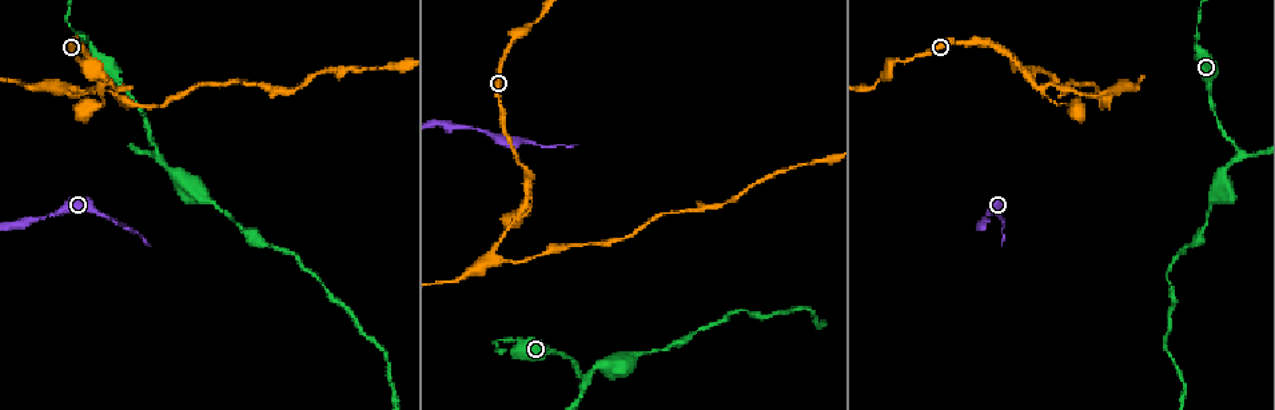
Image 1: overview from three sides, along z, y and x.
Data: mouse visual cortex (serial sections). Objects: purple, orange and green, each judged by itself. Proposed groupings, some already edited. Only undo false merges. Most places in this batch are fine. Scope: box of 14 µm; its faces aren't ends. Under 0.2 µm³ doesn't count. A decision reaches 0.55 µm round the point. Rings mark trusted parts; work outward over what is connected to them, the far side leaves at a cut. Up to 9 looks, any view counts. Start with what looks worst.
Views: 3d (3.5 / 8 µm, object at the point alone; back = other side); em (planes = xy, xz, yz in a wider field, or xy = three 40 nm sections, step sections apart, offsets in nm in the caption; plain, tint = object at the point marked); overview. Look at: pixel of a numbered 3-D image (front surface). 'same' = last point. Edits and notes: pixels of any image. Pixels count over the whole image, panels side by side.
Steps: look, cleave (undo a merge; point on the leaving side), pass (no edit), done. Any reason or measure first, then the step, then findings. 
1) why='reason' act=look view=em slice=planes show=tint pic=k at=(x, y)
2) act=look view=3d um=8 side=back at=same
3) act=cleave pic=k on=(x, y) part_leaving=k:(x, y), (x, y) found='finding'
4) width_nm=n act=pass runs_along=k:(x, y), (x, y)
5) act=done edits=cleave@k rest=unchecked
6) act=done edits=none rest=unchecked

why='narrows sharply' act=look view=3d um=3.5 pic=1 at=(528, 195)

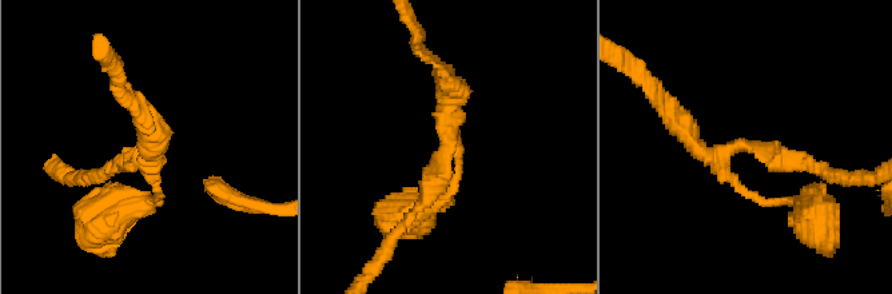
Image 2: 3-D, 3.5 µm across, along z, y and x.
act=look view=em slice=xy step=1 show=tint pic=2 at=(747, 145)

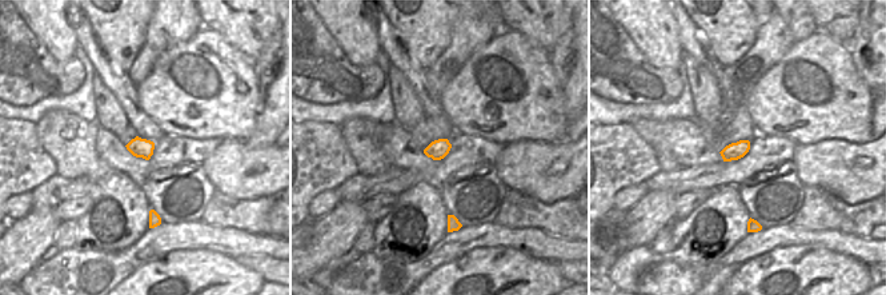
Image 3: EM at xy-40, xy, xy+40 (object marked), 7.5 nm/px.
act=look view=em slice=xy step=3 show=tint at=same

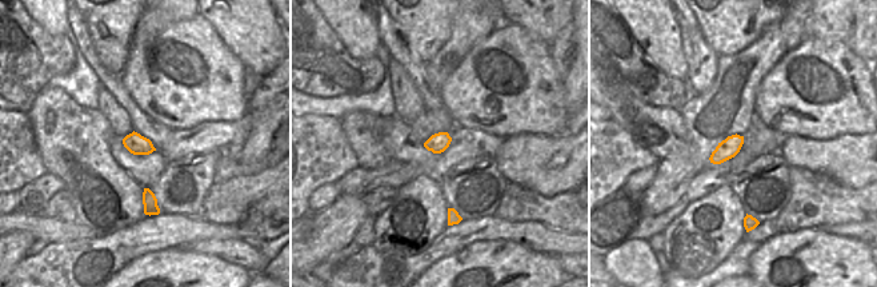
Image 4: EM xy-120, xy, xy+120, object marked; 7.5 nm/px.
width_nm=150 act=pass runs_along=2:(677, 123), (708, 155), (769, 147), (817, 167) found='continuous, no second cell'

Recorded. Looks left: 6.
why='three-way junction' act=look view=3d um=3.5 side=back pic=1 at=(63, 92)

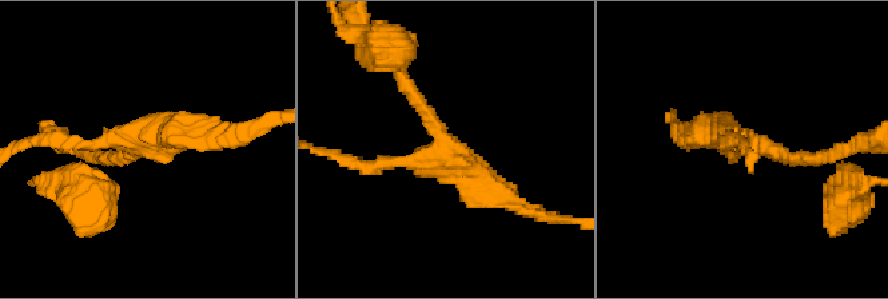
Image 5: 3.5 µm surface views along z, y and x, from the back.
arms=3 arm_widths_nm=150,150,350 why='now the EM' act=look view=em slice=xy step=3 show=tint pic=5 at=(443, 152)

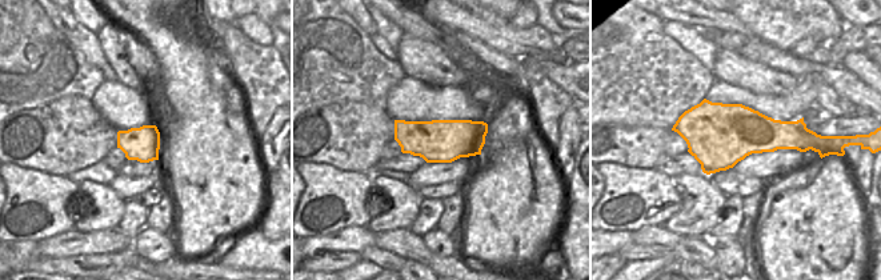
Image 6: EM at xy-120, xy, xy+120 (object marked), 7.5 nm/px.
width_nm=320 act=pass runs_along=5:(402, 83), (448, 148), (357, 166) found='continuous, no second cell'

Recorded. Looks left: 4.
why='abrupt turn' act=look view=3d um=3.5 pic=1 at=(1241, 155)

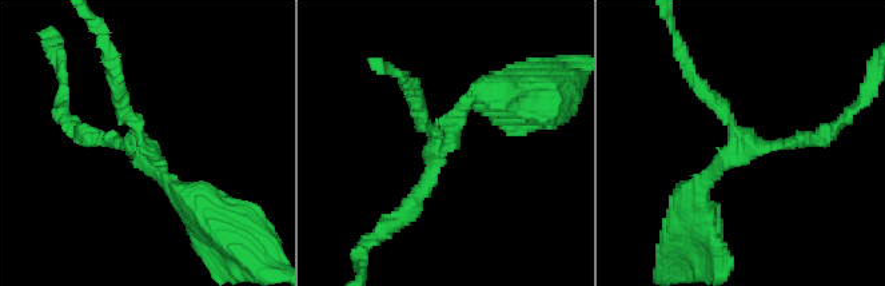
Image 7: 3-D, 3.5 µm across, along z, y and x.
why='need the tissue' act=look view=em slice=xy step=1 show=tint pic=7 at=(439, 144)

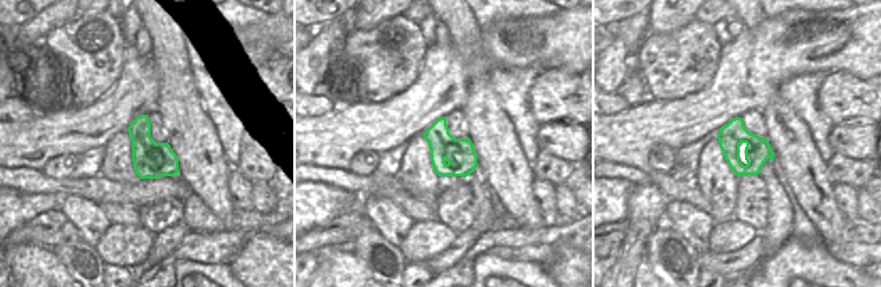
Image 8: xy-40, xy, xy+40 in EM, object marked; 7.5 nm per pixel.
arm_widths_nm=150,200,200 act=pass runs_along=7:(112, 72), (146, 159), (186, 195) found='continuous, no second cell'

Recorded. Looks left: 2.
why='narrows sharply' act=look view=3d um=3.5 pic=1 at=(45, 217)

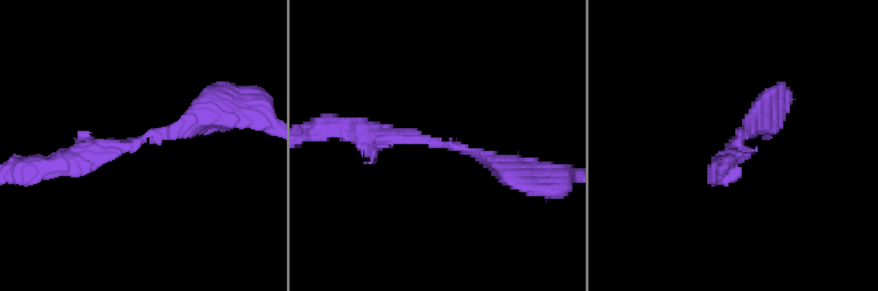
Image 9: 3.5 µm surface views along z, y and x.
act=look view=em slice=xy step=2 show=tint pic=9 at=(441, 141)

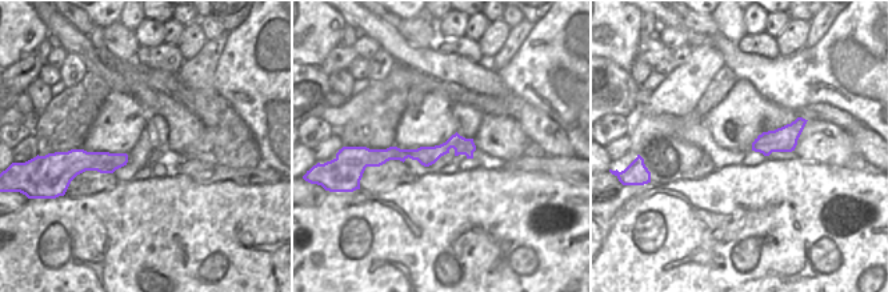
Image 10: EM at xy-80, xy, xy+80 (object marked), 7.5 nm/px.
act=pass runs_along=9:(218, 114), (120, 151), (59, 163) found='all the same cell'

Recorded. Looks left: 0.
act=done edits=none rest=unchecked

